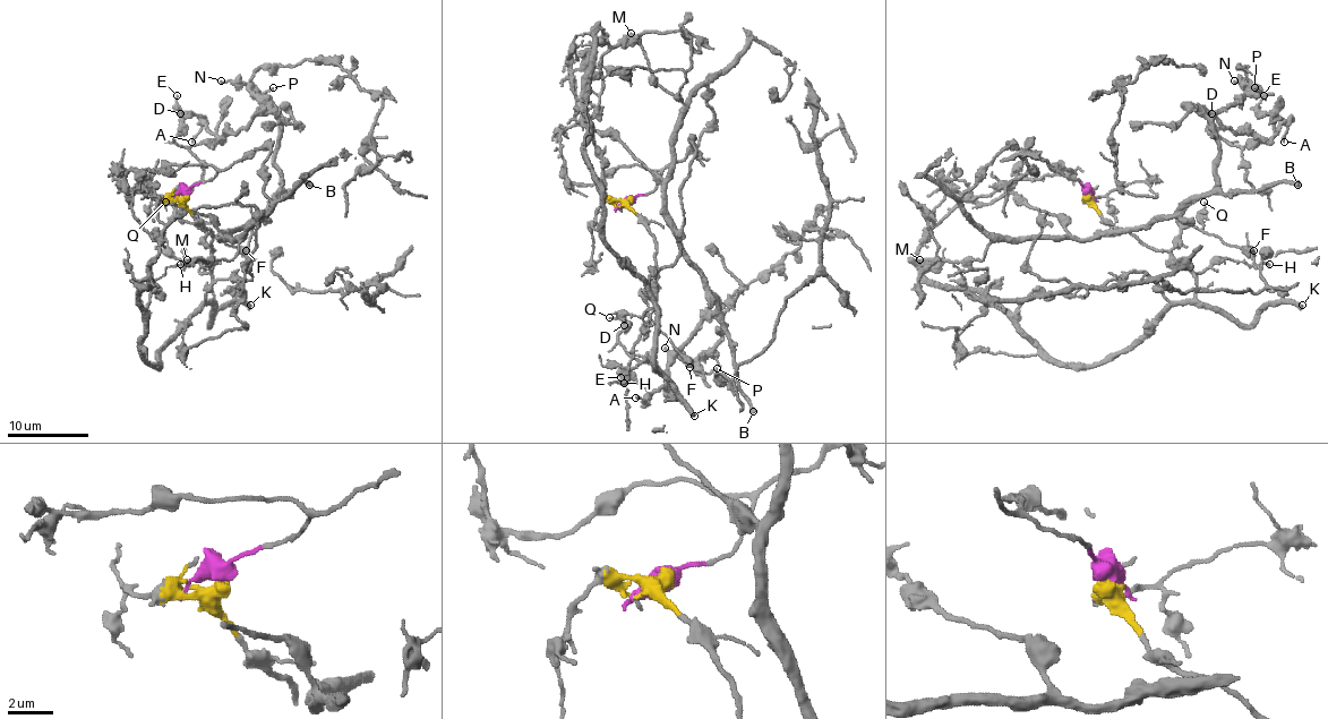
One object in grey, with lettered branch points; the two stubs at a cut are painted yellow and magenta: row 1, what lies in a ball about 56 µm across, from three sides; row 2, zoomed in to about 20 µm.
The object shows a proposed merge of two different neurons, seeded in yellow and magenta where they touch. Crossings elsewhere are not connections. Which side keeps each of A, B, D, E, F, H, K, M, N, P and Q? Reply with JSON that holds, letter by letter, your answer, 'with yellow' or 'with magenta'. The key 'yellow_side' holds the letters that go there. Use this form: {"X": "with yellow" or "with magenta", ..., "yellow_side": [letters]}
{"A": "with magenta", "B": "with magenta", "D": "with magenta", "E": "with magenta", "F": "with yellow", "H": "with yellow", "K": "with yellow", "M": "with magenta", "N": "with magenta", "P": "with magenta", "Q": "with yellow", "yellow_side": ["F", "H", "K", "Q"]}

